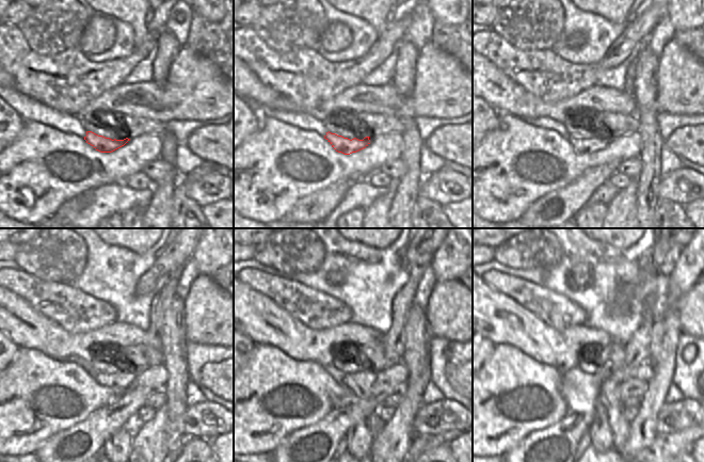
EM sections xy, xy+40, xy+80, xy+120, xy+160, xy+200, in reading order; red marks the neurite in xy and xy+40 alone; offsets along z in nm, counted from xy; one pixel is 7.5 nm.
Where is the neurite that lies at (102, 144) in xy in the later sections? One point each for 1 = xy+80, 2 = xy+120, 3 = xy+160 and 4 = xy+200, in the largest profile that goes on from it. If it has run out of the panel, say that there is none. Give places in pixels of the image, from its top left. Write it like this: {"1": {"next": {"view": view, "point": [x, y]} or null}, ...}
{"1": {"next": {"view": "xy+80", "point": [579, 144]}}, "2": {"next": {"view": "xy+120", "point": [123, 380]}}, "3": {"next": {"view": "xy+160", "point": [358, 383]}}, "4": {"next": {"view": "xy+200", "point": [618, 423]}}}

